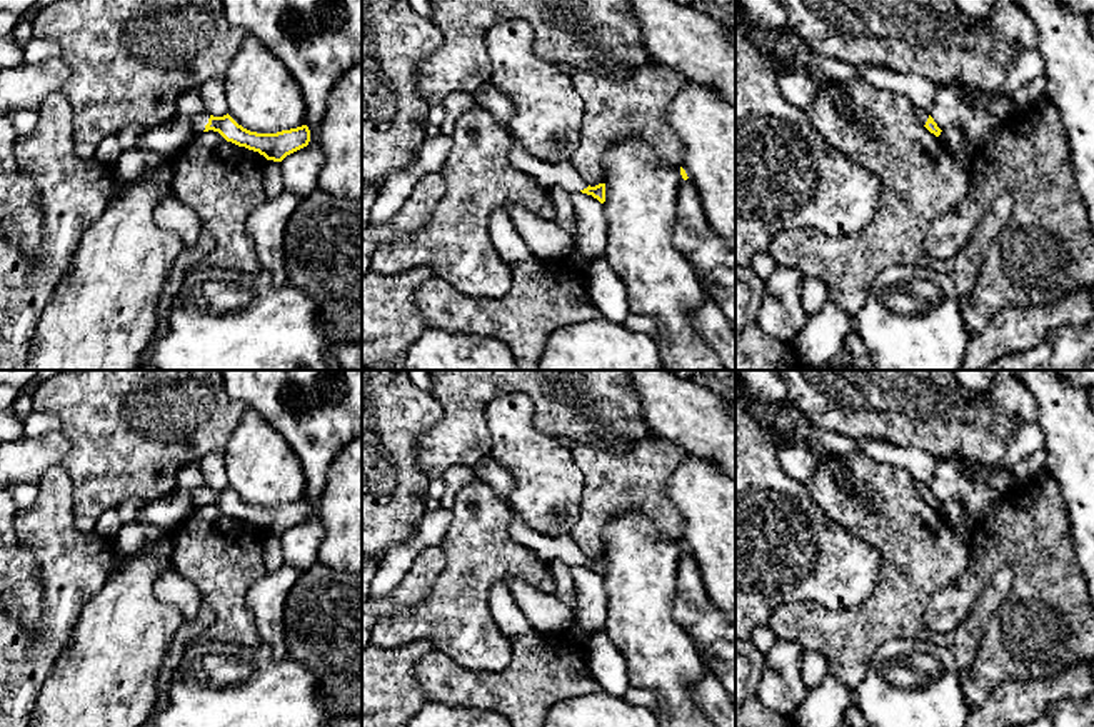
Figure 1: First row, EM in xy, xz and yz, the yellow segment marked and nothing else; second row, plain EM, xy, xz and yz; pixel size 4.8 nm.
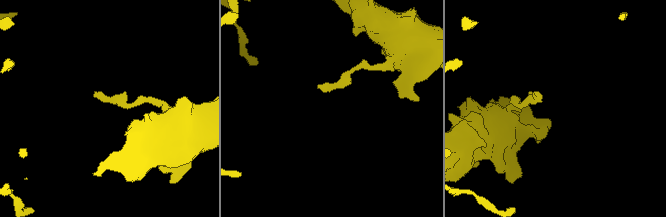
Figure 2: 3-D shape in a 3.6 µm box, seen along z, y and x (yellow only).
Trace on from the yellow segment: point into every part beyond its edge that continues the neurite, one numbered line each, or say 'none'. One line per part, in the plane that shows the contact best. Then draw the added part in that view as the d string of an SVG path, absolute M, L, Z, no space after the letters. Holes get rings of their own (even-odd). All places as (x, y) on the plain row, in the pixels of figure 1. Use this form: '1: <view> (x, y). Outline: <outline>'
1: xy (199, 494). Outline: M200 485L190 490L195 505L203 505L205 499L208 497L210 487L208 485Z

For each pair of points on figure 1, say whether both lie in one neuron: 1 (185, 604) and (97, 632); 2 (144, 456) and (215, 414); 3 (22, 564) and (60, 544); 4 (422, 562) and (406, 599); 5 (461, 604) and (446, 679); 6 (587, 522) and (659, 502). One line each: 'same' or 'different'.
1: different
2: same
3: different
4: same
5: different
6: same

